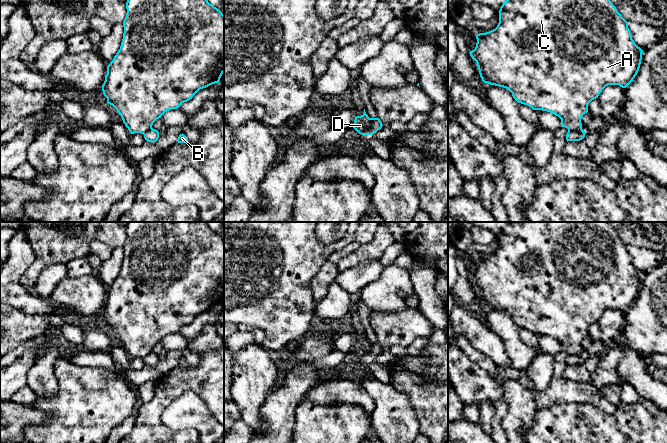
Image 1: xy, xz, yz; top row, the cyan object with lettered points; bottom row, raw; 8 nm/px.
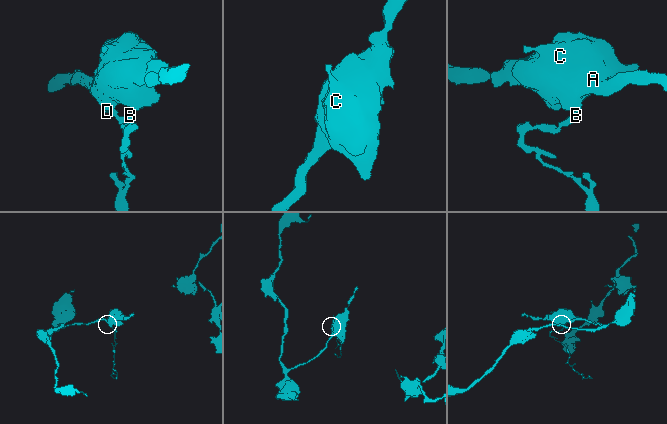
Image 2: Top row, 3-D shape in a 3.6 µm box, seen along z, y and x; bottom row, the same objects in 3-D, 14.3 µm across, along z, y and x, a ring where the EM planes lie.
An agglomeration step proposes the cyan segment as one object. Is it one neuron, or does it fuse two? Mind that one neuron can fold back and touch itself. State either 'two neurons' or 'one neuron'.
two neurons

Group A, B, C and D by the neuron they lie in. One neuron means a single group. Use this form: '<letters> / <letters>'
A C D / B

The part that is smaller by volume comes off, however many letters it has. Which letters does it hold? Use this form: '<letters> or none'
B

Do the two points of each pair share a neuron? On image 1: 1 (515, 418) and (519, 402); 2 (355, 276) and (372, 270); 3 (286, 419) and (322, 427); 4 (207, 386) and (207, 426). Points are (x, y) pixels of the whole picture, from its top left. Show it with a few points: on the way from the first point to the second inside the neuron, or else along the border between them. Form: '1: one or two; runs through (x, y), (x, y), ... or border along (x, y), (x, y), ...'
1: one; runs through (519, 414), (519, 406)
2: one; runs through (359, 276), (368, 271)
3: two; border along (301, 399), (296, 407), (295, 423), (292, 432)
4: two; border along (189, 390), (192, 390), (205, 403), (213, 418)

